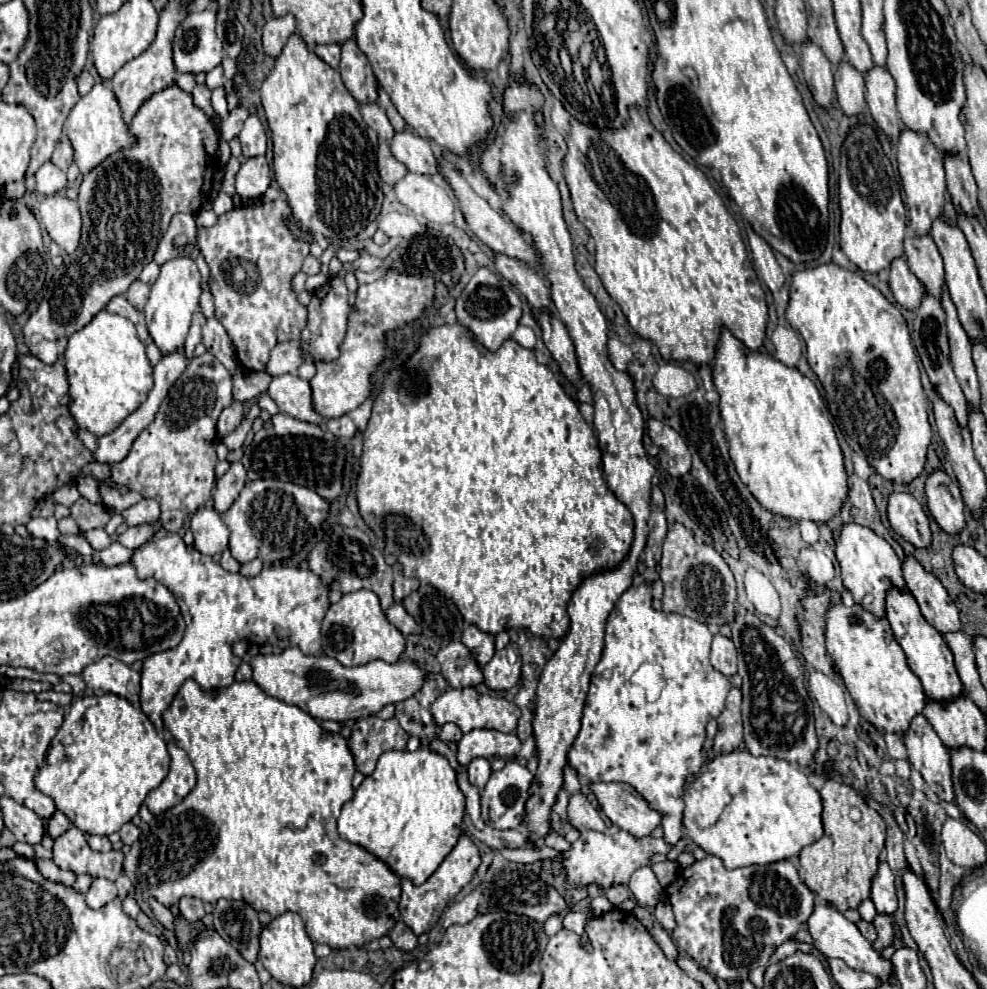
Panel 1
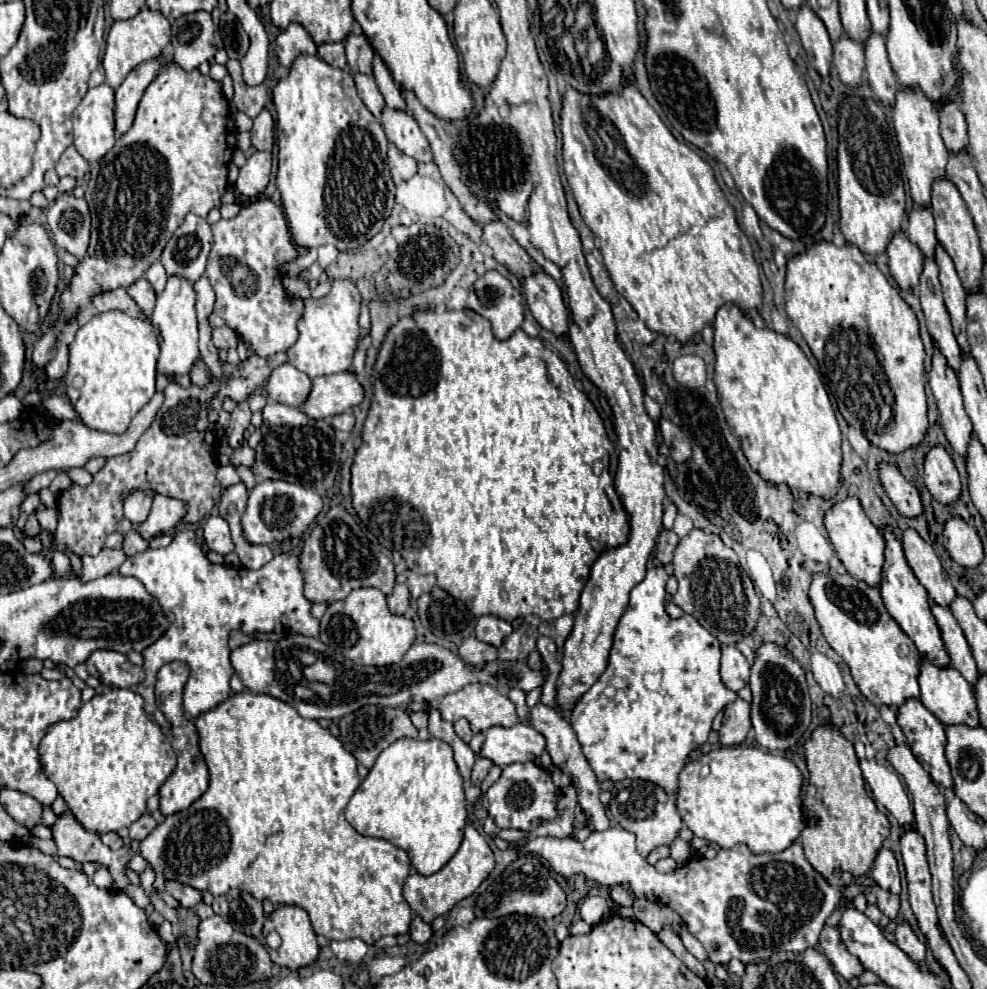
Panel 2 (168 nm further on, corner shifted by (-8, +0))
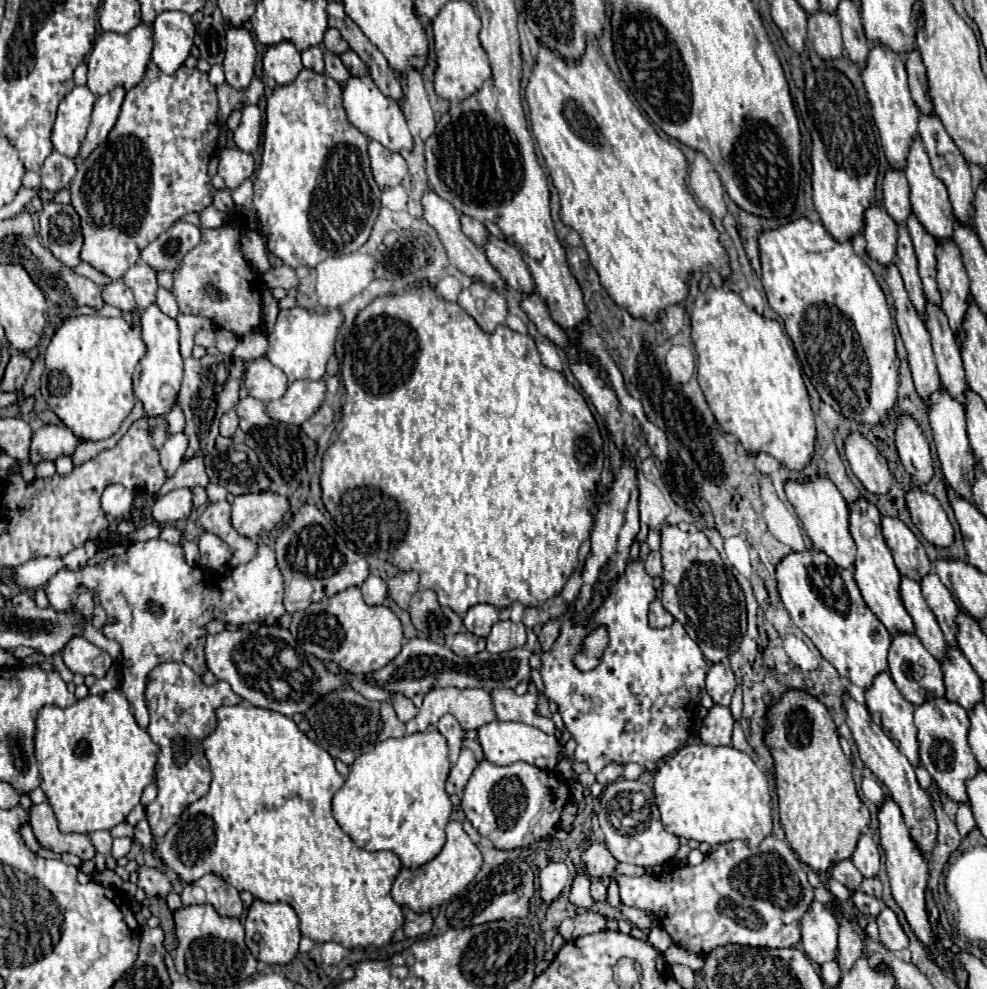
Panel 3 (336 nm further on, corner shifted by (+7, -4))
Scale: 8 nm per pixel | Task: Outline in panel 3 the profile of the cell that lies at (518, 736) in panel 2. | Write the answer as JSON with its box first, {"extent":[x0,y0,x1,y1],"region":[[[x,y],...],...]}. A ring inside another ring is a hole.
{"extent":[478,720,566,770],"region":[[[492,720],[478,730],[478,742],[484,750],[484,756],[498,766],[508,766],[514,762],[528,762],[538,768],[548,768],[554,770],[562,758],[566,758],[566,750],[562,742],[554,734],[544,734],[542,730],[528,726],[524,722],[500,722]]]}

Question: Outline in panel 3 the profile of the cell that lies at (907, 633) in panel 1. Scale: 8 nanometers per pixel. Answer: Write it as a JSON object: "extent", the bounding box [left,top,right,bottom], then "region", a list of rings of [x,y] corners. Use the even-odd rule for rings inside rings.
{"extent":[850,498,914,632],"region":[[[858,498],[850,506],[850,534],[856,544],[856,562],[854,562],[854,580],[862,592],[864,602],[868,608],[878,616],[878,620],[890,630],[890,632],[914,632],[914,624],[906,608],[900,600],[900,572],[894,564],[892,552],[886,546],[886,540],[880,530],[880,512],[878,508],[868,502],[866,498]]]}

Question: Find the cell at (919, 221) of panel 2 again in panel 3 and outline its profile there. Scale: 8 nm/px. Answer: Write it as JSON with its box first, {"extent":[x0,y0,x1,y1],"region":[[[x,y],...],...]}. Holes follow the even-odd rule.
{"extent":[882,166,912,224],"region":[[[892,166],[886,168],[884,174],[884,182],[882,182],[882,194],[884,194],[884,208],[886,212],[898,222],[904,224],[906,218],[912,212],[910,206],[910,190],[908,190],[908,182],[904,176],[904,170],[896,170]]]}

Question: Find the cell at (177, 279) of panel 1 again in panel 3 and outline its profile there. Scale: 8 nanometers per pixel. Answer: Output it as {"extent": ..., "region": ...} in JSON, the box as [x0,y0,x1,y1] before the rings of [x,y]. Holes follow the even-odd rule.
{"extent":[134,304,182,418],"region":[[[156,304],[142,312],[142,340],[146,354],[136,366],[134,374],[134,396],[142,402],[144,414],[150,418],[166,416],[176,404],[180,382],[182,382],[182,356],[178,350],[178,324],[168,318]]]}

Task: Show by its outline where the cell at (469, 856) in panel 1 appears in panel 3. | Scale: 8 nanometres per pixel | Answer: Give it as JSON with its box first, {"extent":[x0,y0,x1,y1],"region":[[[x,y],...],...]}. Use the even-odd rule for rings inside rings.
{"extent":[392,820,482,912],"region":[[[450,820],[446,826],[446,844],[444,844],[442,852],[420,868],[414,868],[414,870],[402,868],[394,880],[392,898],[400,906],[408,906],[414,912],[428,912],[430,908],[440,906],[442,902],[446,902],[452,896],[456,896],[458,892],[462,892],[474,880],[474,876],[480,872],[480,868],[482,868],[482,854],[480,854],[478,846],[470,840],[470,836],[464,832],[460,822]]]}

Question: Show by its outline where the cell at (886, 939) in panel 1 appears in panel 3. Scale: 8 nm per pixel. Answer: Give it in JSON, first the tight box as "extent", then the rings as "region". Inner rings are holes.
{"extent":[860,876,882,898],"region":[[[876,876],[876,878],[864,878],[860,890],[866,892],[866,894],[870,894],[870,896],[880,898],[880,896],[882,896],[882,882],[878,880],[878,876]]]}

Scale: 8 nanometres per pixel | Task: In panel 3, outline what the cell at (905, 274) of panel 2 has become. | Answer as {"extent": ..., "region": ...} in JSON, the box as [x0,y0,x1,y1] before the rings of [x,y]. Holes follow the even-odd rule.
{"extent":[864,206,896,266],"region":[[[870,206],[864,212],[864,238],[866,252],[876,258],[882,266],[894,262],[896,258],[896,222],[882,206]]]}

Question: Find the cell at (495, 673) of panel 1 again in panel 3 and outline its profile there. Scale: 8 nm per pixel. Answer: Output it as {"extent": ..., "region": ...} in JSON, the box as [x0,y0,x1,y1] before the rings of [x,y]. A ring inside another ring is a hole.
{"extent":[486,620,526,654],"region":[[[498,620],[492,626],[486,650],[498,654],[498,652],[522,647],[526,640],[526,626],[522,622],[514,623],[510,620]]]}

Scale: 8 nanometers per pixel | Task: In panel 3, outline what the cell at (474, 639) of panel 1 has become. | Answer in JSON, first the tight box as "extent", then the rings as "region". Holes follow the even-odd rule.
{"extent":[464,604,498,638],"region":[[[476,604],[472,606],[464,616],[464,628],[474,634],[486,638],[490,634],[490,628],[498,622],[498,608],[492,604]]]}

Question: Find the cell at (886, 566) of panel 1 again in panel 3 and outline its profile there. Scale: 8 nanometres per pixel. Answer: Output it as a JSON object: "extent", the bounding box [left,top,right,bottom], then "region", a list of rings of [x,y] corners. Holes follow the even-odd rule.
{"extent":[784,474,856,568],"region":[[[818,474],[806,482],[786,480],[784,490],[786,490],[786,496],[788,496],[790,504],[794,506],[808,538],[812,540],[812,544],[818,550],[824,550],[838,566],[850,568],[854,564],[856,546],[854,546],[854,540],[848,530],[848,504],[844,500],[844,496],[840,494],[840,490],[830,482],[830,478],[824,474]]]}

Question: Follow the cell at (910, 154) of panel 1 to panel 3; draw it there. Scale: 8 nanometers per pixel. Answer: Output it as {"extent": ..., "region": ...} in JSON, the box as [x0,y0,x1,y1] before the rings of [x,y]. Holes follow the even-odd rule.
{"extent":[860,44,918,168],"region":[[[874,44],[872,50],[868,52],[866,66],[860,70],[860,78],[864,82],[864,90],[866,90],[866,96],[872,106],[872,118],[878,126],[886,158],[892,166],[904,168],[906,156],[910,150],[910,142],[918,134],[918,106],[910,98],[904,60],[900,54],[888,50],[886,46]]]}

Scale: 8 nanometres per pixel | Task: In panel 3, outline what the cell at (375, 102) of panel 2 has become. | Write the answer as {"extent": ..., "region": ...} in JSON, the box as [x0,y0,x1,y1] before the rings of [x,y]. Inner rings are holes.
{"extent":[324,48,348,84],"region":[[[324,48],[324,64],[326,64],[326,72],[328,72],[334,80],[338,80],[340,84],[344,84],[344,82],[348,80],[348,70],[346,70],[346,66],[342,64],[340,56],[338,56],[338,54],[332,54],[332,52],[326,50],[326,48]]]}

